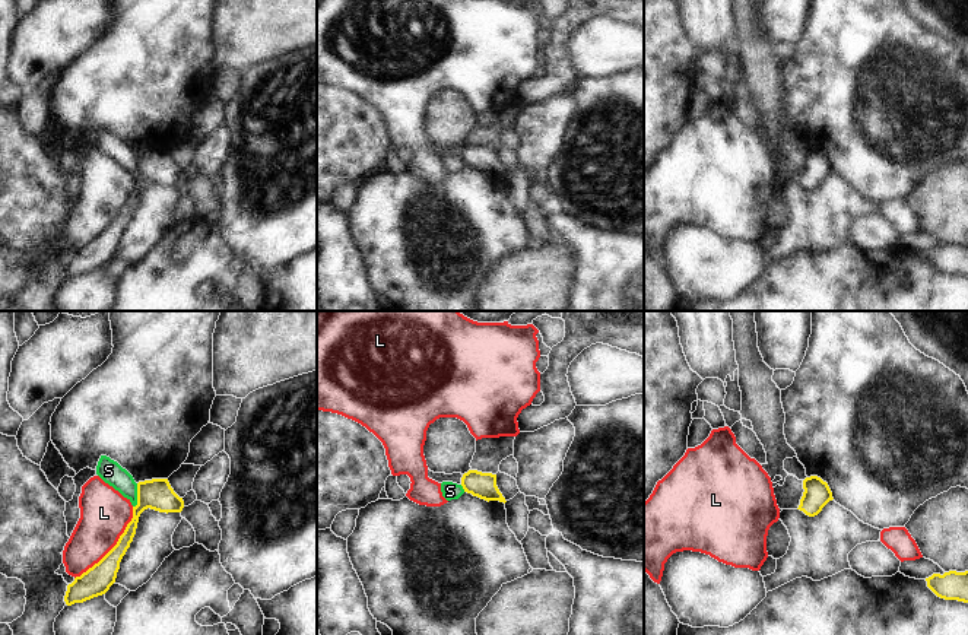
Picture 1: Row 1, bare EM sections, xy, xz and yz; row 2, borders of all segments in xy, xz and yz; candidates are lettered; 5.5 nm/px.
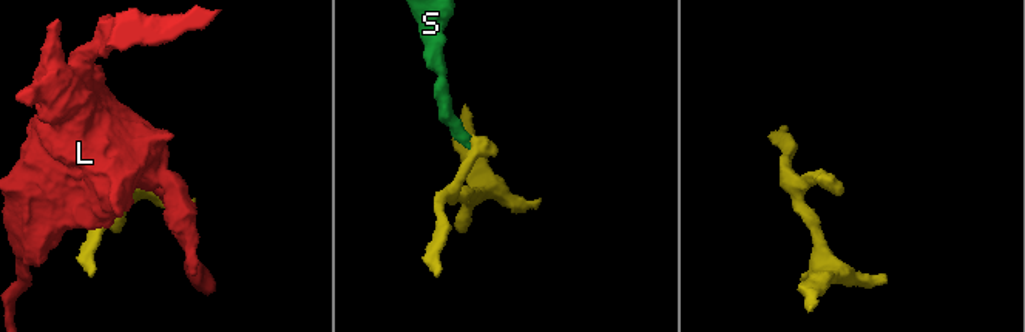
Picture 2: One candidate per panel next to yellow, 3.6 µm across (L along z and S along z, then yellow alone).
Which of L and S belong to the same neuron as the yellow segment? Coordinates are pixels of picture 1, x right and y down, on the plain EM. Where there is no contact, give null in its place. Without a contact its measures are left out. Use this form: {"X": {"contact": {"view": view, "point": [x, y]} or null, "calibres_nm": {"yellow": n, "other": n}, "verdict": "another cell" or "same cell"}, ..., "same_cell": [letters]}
{"L": {"contact": {"view": "xy", "point": [114, 219]}, "calibres_nm": {"yellow": 160, "other": 280}, "verdict": "another cell"}, "S": {"contact": {"view": "xy", "point": [137, 168]}, "calibres_nm": {"yellow": 170, "other": 120}, "verdict": "another cell"}, "same_cell": []}

